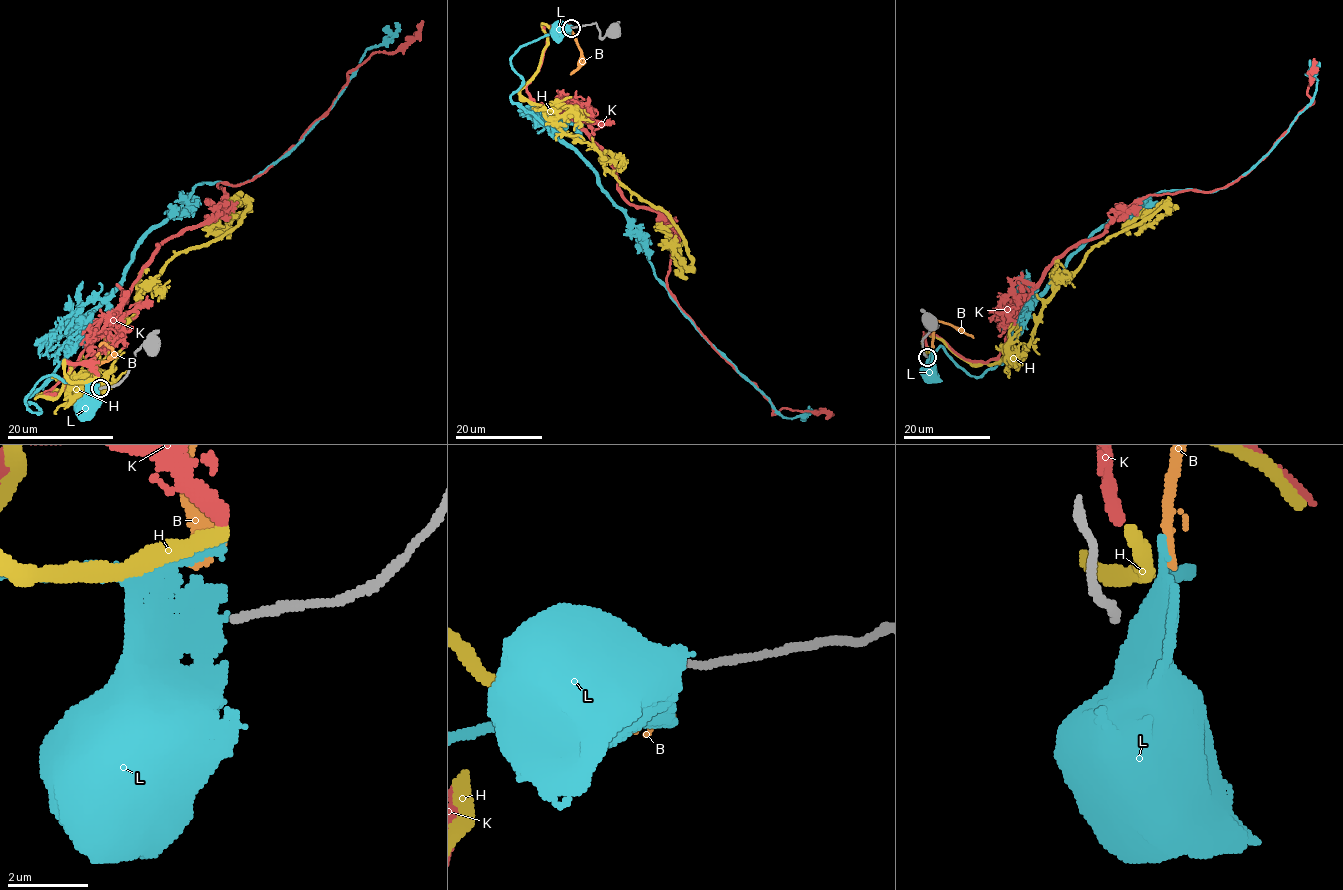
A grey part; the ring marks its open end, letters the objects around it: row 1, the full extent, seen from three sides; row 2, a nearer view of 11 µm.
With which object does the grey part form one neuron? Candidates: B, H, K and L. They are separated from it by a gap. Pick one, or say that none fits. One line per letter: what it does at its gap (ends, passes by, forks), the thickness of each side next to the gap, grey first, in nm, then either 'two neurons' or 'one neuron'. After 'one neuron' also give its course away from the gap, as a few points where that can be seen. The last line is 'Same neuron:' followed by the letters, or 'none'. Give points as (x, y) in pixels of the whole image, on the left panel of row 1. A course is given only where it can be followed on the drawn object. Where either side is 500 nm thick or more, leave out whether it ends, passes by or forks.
B: it ends | 190/320 nm | two neurons
H: it ends | 190/380 nm | two neurons
K: it ends | 190/360 nm | two neurons
L: 190/500 nm | two neurons
Same neuron: none

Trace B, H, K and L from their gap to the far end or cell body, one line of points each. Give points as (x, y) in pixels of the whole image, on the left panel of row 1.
B: (97, 381), (94, 358), (101, 343), (112, 349), (112, 355), (98, 365)
H: (96, 379), (65, 361), (62, 390), (37, 397), (69, 397), (138, 293), (244, 200), (221, 238)
K: (98, 375), (66, 361), (45, 394), (157, 247), (214, 212), (218, 183), (259, 176), (348, 74), (423, 20)
L: (98, 389), (96, 403), (86, 407)

